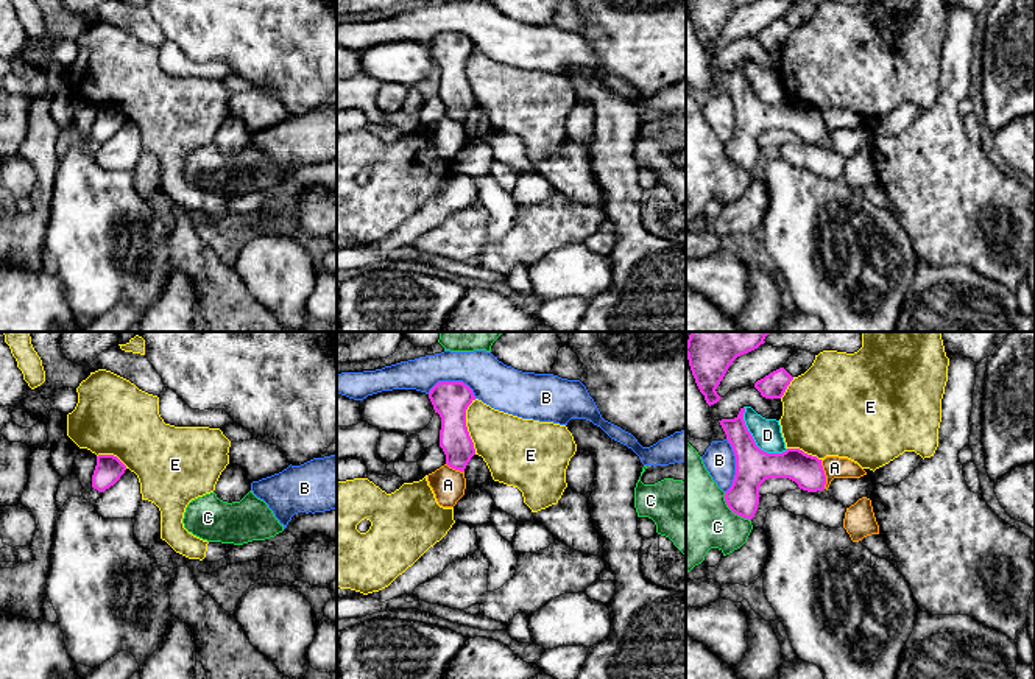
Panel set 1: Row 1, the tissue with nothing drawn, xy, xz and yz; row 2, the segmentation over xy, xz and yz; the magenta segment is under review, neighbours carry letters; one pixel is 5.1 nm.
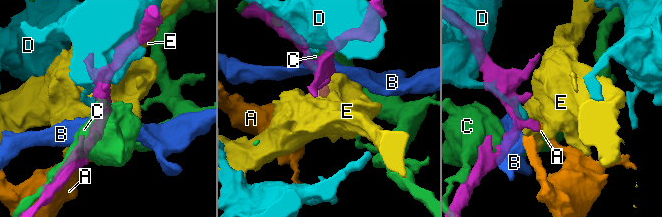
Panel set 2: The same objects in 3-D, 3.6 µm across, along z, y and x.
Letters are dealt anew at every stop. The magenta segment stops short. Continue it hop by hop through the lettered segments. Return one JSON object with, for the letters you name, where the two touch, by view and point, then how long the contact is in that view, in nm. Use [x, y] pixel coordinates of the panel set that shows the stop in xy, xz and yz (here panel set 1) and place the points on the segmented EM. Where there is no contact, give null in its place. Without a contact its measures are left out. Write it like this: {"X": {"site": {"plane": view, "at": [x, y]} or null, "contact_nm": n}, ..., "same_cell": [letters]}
{"same_cell": []}

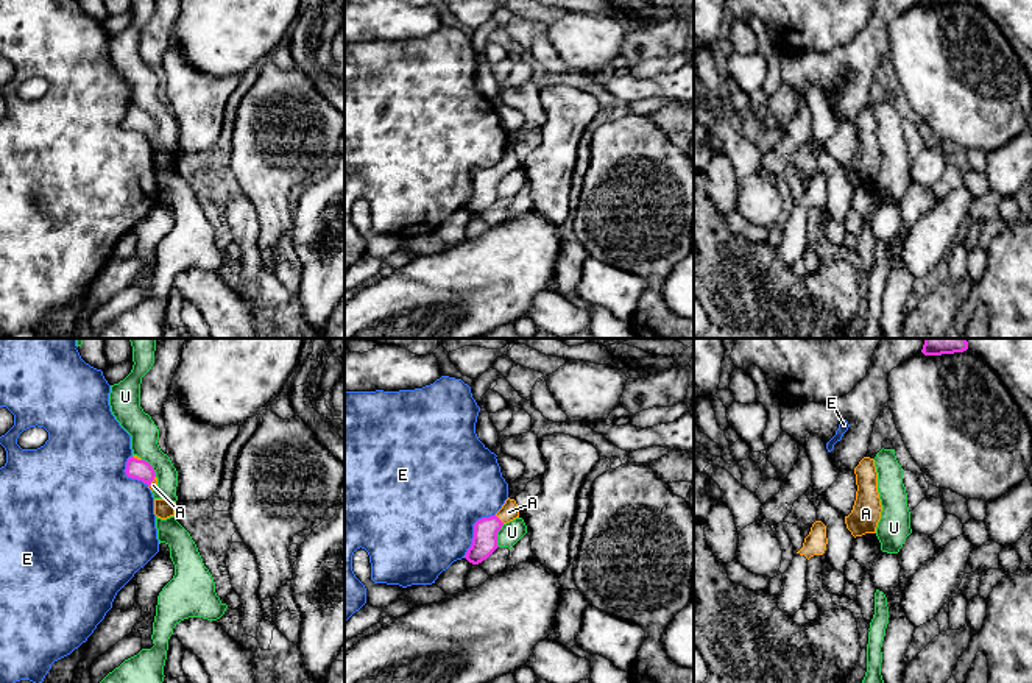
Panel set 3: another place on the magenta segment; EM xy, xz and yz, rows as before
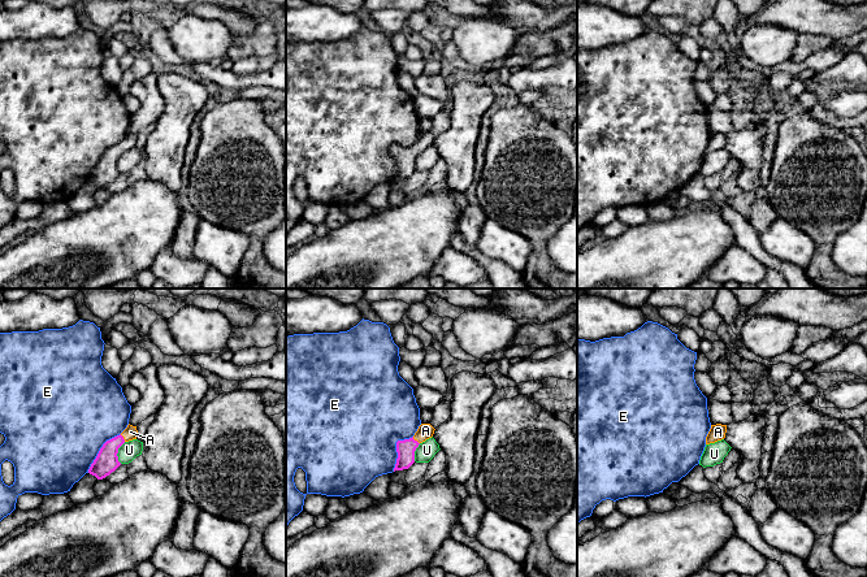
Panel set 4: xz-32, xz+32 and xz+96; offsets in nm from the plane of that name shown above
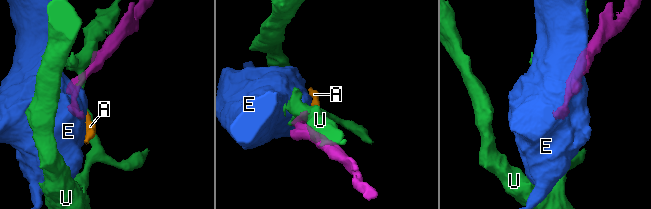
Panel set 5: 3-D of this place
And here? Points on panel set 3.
{"A": {"site": {"plane": "xz", "at": [498, 518]}, "contact_nm": 70}, "same_cell": ["A"]}

